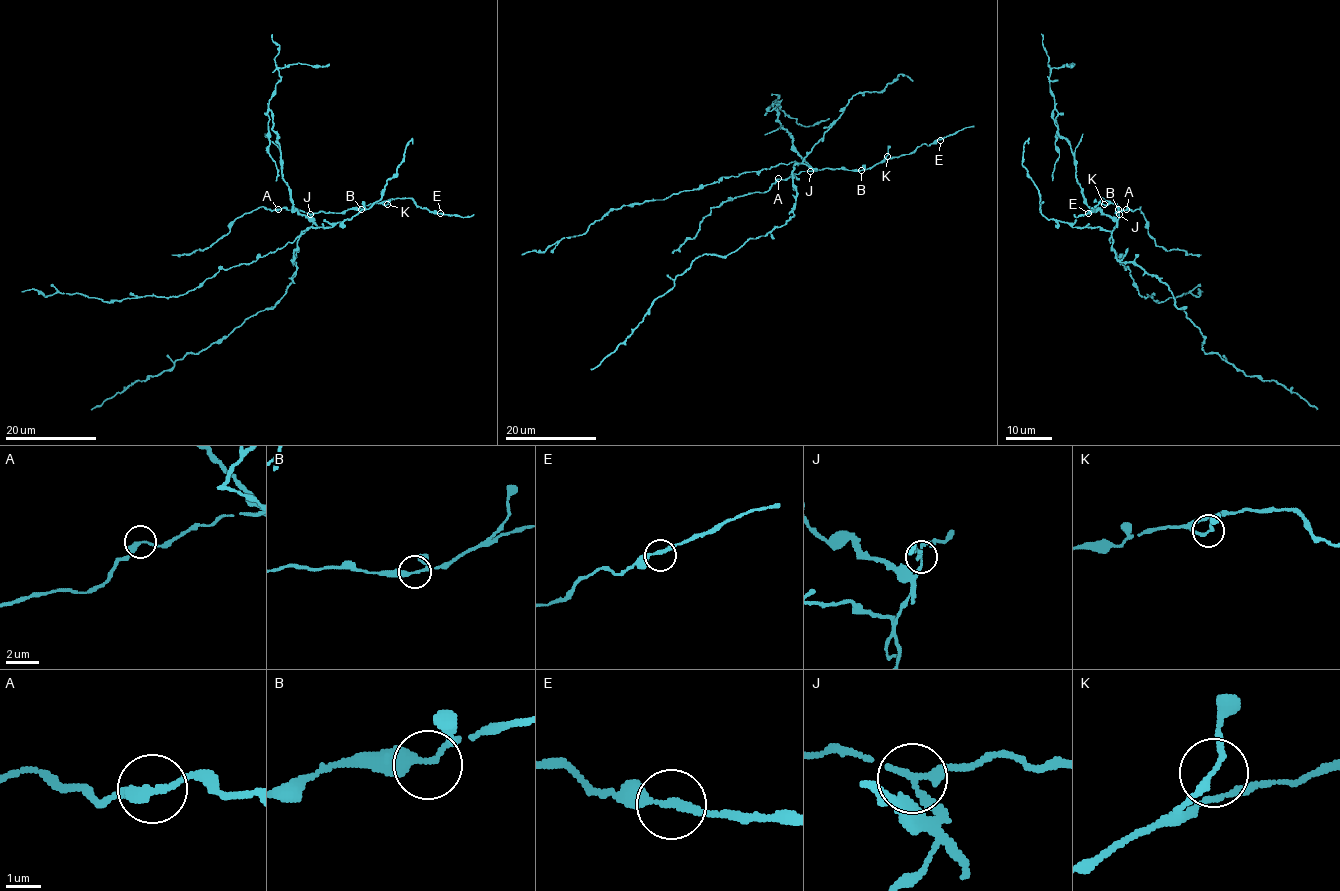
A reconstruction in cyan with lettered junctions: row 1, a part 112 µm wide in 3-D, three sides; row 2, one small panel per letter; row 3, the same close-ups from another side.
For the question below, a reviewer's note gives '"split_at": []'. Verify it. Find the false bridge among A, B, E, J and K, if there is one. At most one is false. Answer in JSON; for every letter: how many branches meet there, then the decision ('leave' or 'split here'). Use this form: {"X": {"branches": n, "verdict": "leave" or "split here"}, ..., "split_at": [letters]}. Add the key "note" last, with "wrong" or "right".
{"A": {"branches": 2, "verdict": "leave"}, "B": {"branches": 3, "verdict": "leave"}, "E": {"branches": 2, "verdict": "leave"}, "J": {"branches": 3, "verdict": "split here"}, "K": {"branches": 2, "verdict": "leave"}, "split_at": ["J"], "note": "wrong"}

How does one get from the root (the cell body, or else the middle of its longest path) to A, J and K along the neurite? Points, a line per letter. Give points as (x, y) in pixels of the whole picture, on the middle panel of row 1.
A: (793, 171), (796, 164), (807, 164), (812, 168), (784, 180), (778, 179)
J: (793, 171), (796, 164), (807, 164), (812, 168), (810, 171)
K: (793, 171), (796, 164), (807, 164), (812, 171), (865, 170), (886, 156)

